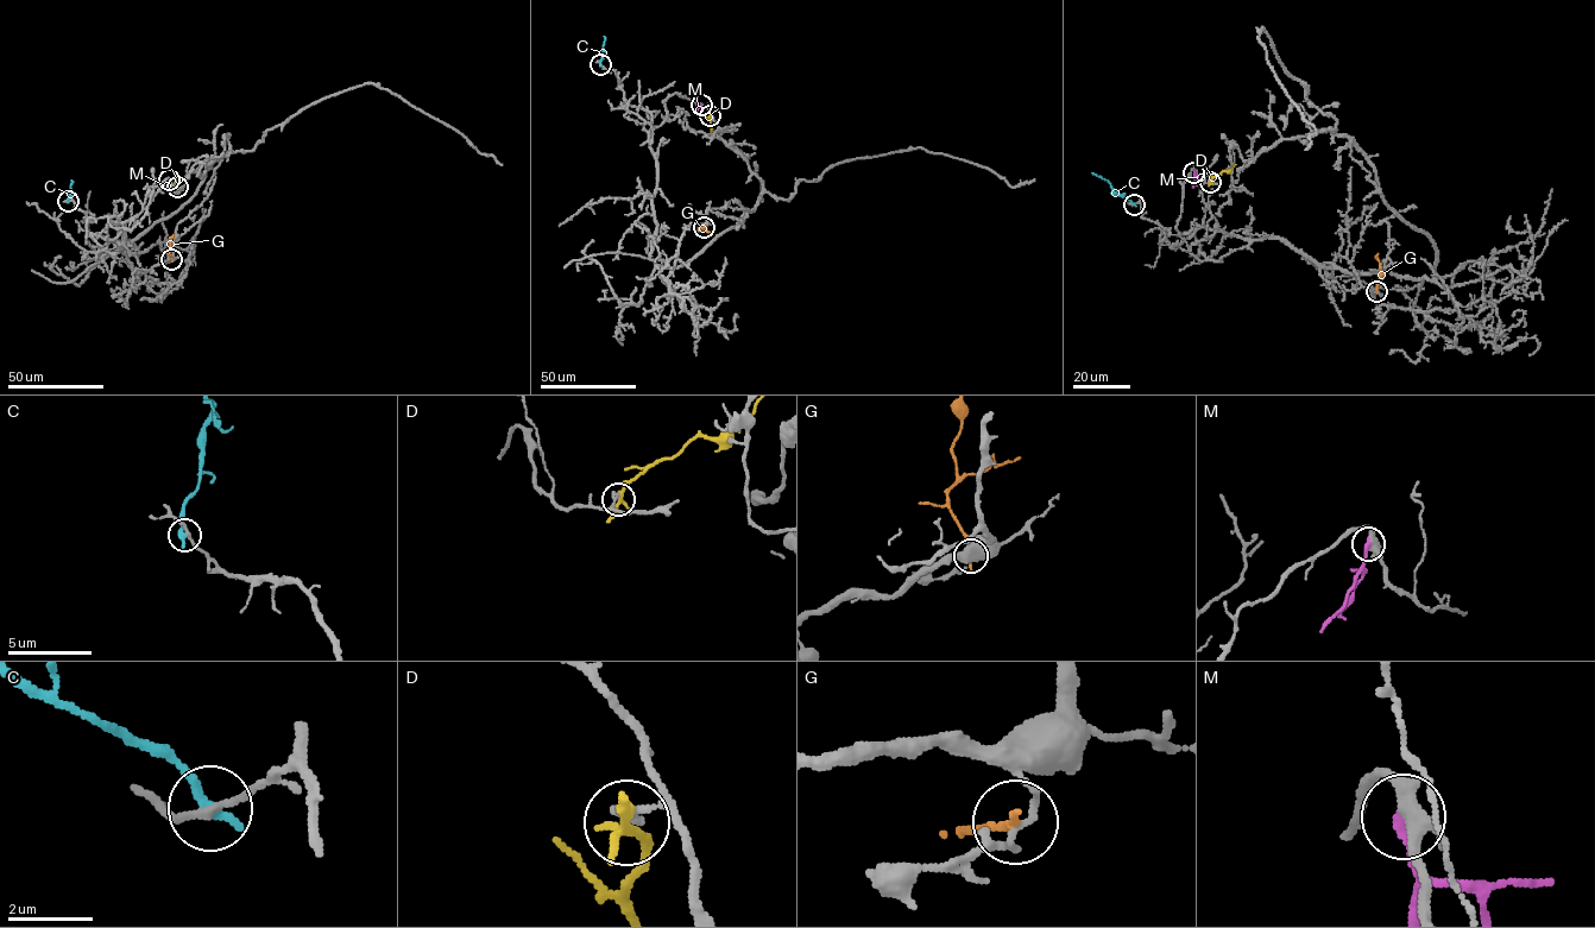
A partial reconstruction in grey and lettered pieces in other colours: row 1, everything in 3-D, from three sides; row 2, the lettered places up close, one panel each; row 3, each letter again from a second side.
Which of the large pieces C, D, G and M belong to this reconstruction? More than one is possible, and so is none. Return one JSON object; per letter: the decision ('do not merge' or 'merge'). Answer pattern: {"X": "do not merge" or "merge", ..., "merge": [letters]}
{"C": "do not merge", "D": "do not merge", "G": "do not merge", "M": "do not merge", "merge": []}

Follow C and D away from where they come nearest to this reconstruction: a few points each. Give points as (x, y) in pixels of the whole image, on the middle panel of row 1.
C: (600, 64), (604, 36)
D: (710, 115), (711, 132)

